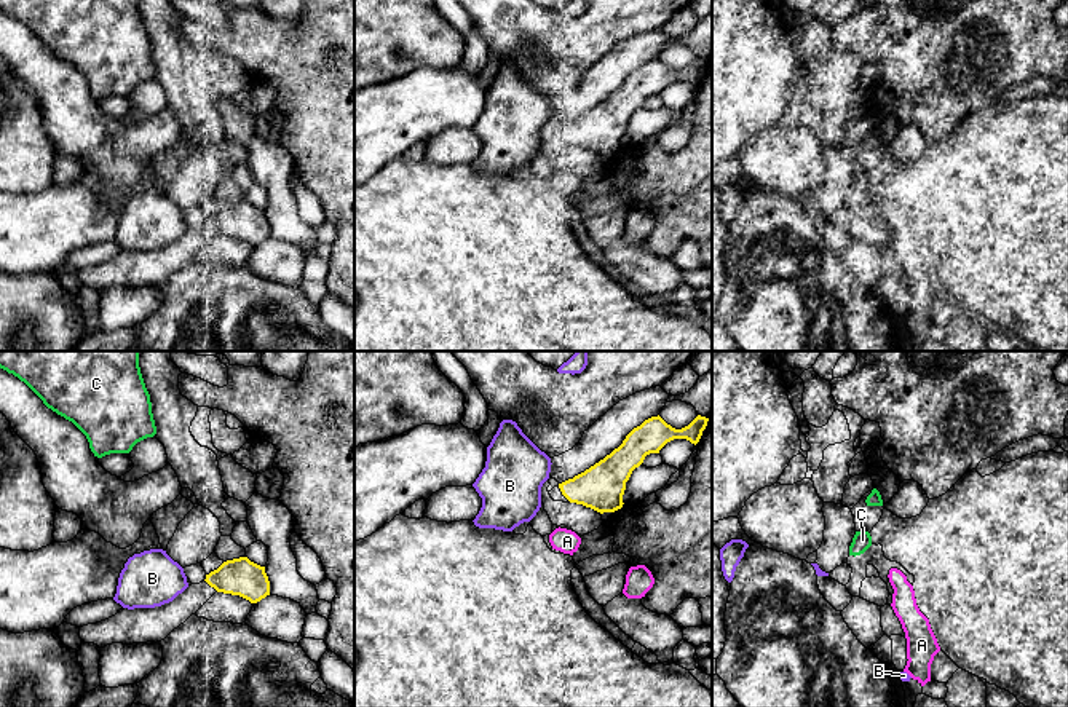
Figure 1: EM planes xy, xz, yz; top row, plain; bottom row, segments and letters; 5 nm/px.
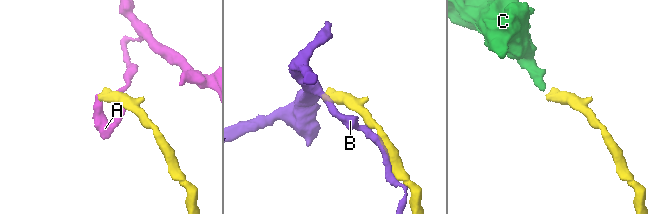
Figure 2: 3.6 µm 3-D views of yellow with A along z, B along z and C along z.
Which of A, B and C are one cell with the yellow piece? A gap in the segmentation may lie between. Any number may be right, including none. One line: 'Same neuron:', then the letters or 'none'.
Same neuron: C

